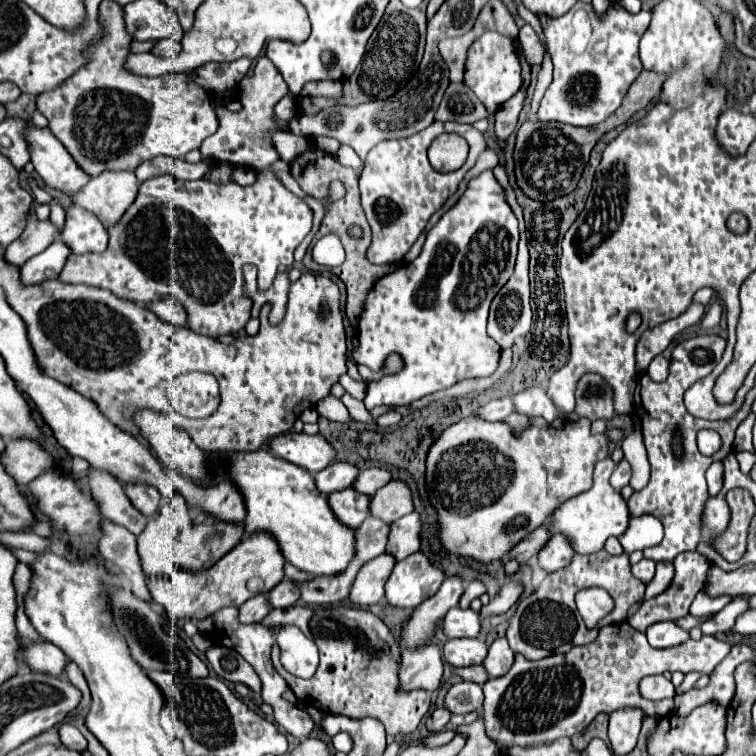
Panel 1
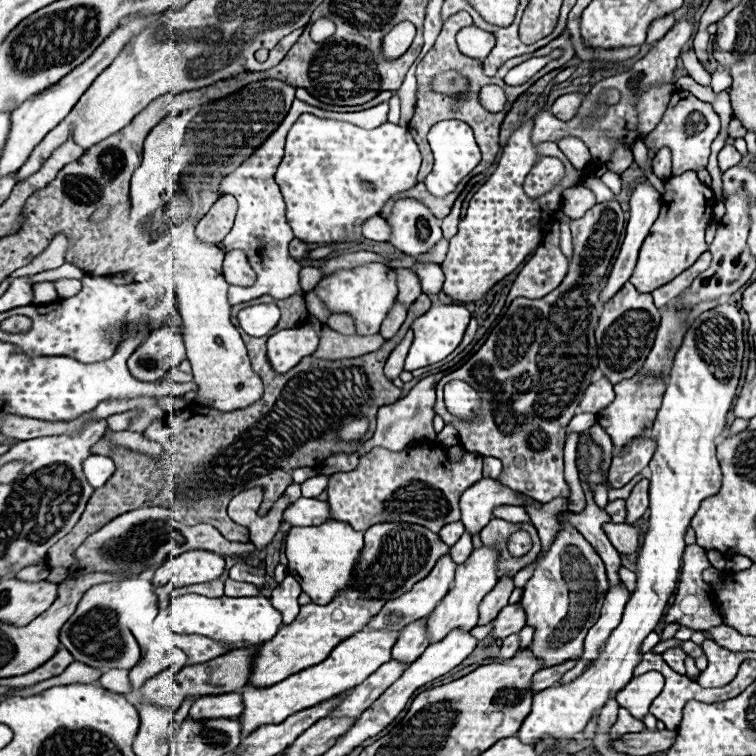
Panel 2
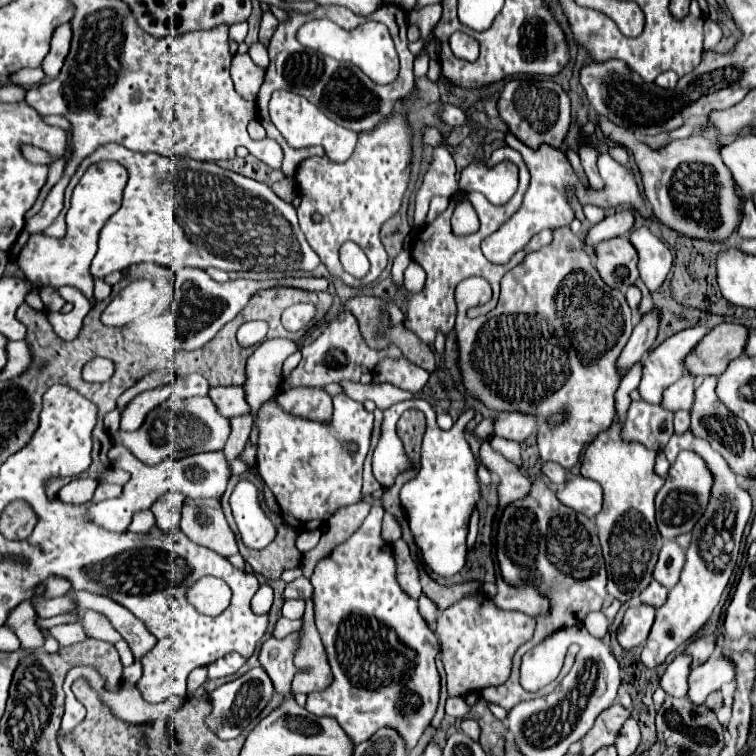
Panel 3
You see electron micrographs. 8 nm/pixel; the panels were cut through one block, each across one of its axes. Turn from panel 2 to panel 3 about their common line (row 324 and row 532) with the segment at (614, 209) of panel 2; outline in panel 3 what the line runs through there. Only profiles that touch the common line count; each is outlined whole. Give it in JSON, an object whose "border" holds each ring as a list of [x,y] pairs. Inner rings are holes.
{"border":[[[490,438],[490,446],[500,452],[506,460],[514,462],[522,476],[530,478],[530,492],[514,500],[502,510],[498,532],[496,532],[496,558],[500,566],[502,580],[512,586],[534,586],[542,596],[548,596],[550,610],[548,616],[536,616],[536,630],[532,640],[522,644],[512,660],[510,678],[500,686],[488,686],[480,694],[484,700],[500,704],[504,710],[512,710],[522,700],[532,700],[554,690],[552,684],[538,692],[528,692],[520,686],[519,670],[524,652],[542,642],[542,638],[558,628],[582,624],[584,616],[592,610],[600,610],[606,598],[606,568],[602,558],[602,548],[596,534],[596,524],[584,514],[560,504],[554,492],[548,490],[548,484],[540,476],[532,476],[530,470],[522,466],[520,444],[504,438]]]}

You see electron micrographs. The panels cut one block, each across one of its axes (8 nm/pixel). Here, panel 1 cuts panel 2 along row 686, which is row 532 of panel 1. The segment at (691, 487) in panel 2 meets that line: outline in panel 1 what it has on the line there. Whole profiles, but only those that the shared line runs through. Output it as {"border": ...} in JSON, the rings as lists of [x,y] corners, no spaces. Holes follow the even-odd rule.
{"border":[[[604,458],[596,464],[594,468],[594,486],[584,492],[578,494],[576,498],[570,498],[568,502],[564,502],[560,508],[556,508],[556,512],[552,512],[552,516],[548,516],[546,526],[552,534],[564,534],[570,544],[572,550],[576,554],[594,554],[598,550],[604,548],[604,542],[610,536],[620,538],[626,528],[628,528],[628,504],[626,500],[620,496],[618,490],[614,490],[610,486],[610,474],[613,473],[616,464],[612,462],[612,458]]]}

